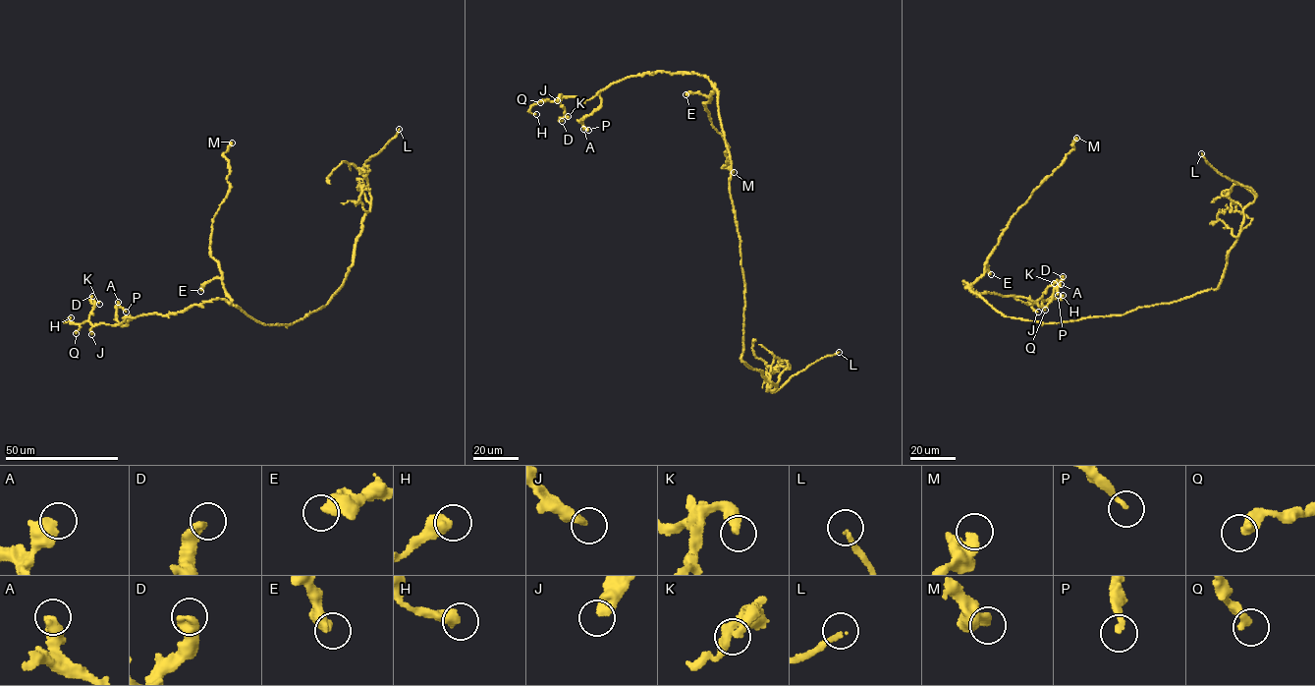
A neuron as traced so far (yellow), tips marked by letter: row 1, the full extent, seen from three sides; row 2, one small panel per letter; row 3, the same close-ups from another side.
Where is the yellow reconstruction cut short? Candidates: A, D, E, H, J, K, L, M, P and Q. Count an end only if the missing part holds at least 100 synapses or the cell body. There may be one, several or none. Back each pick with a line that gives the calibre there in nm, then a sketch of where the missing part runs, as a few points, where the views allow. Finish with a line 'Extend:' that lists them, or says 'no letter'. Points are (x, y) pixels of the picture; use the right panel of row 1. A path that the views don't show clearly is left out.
L: 180 nm | (1201, 153), (1195, 138)
Extend: L

